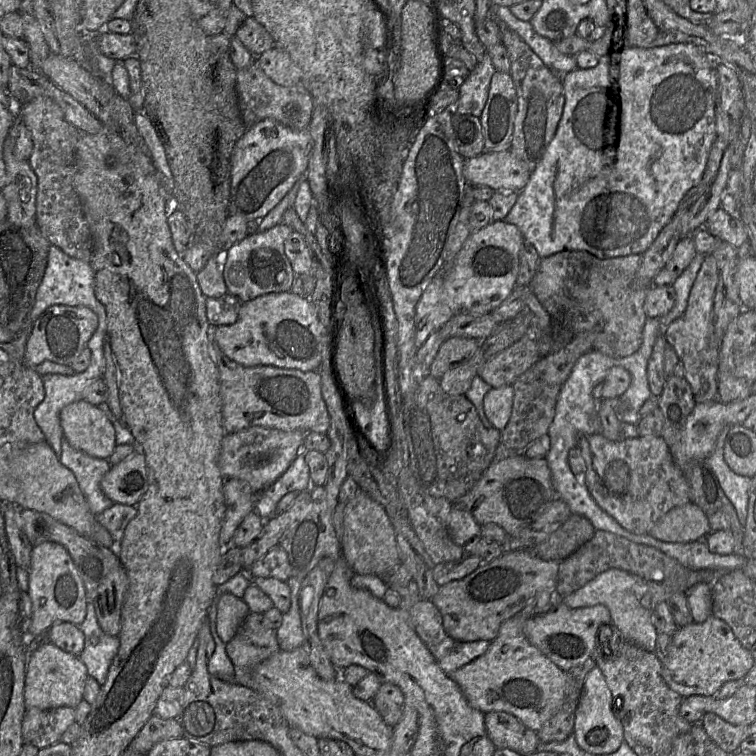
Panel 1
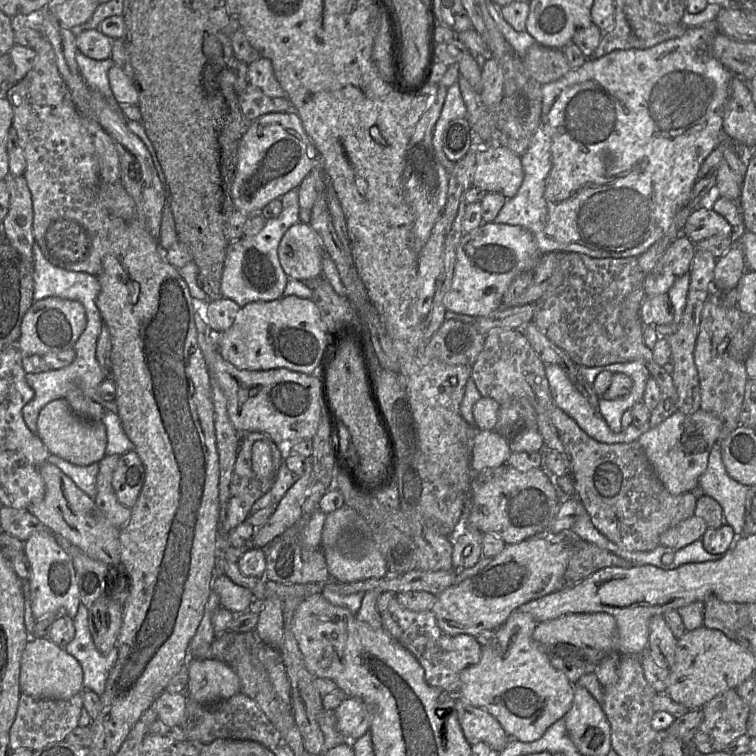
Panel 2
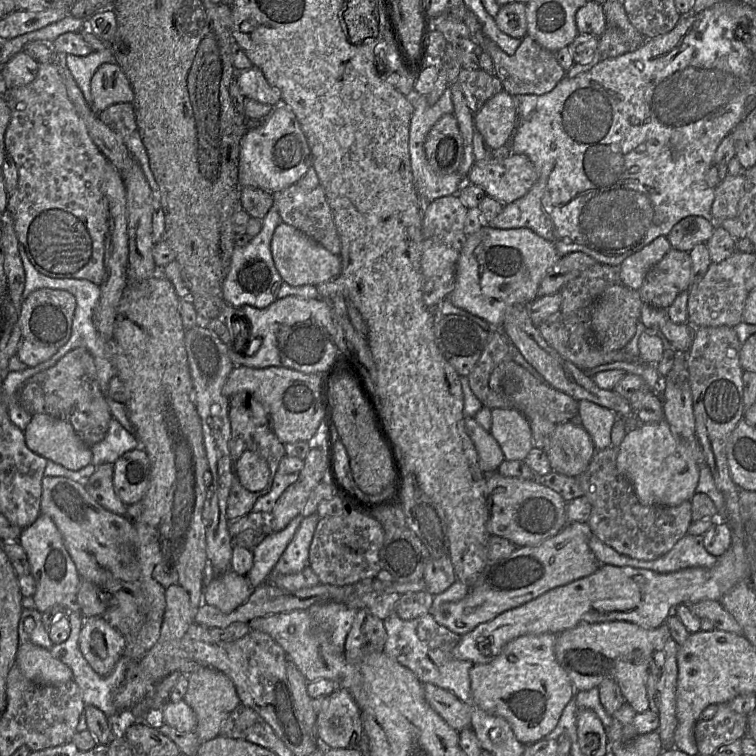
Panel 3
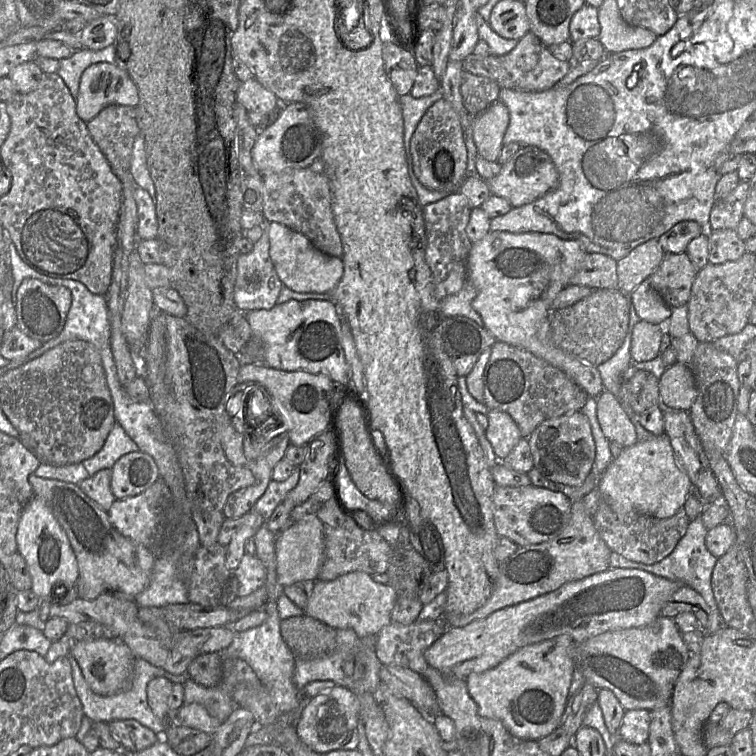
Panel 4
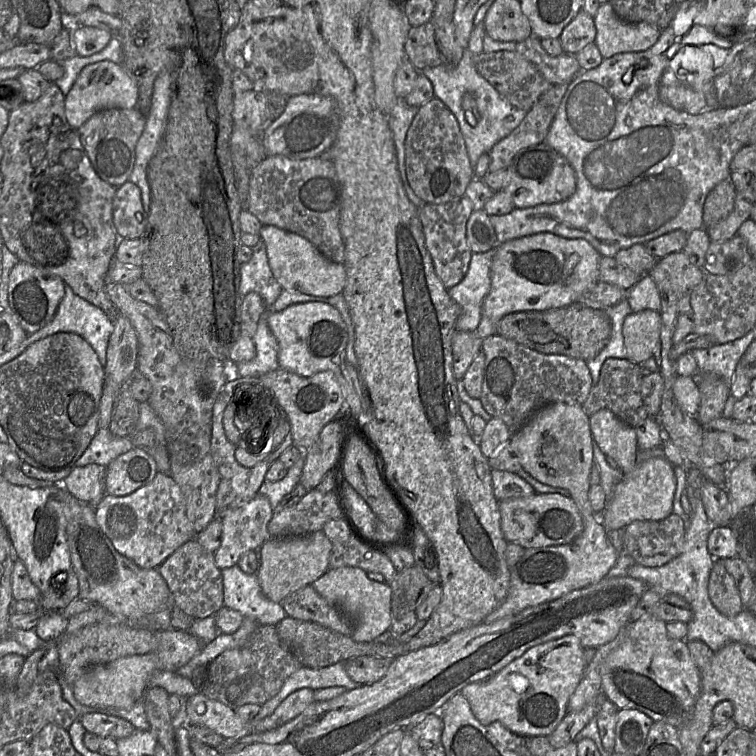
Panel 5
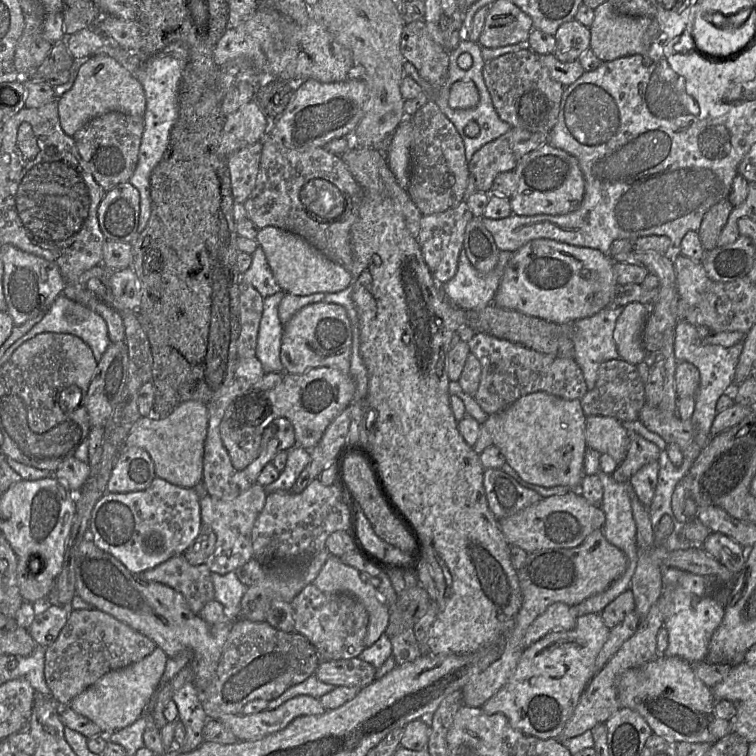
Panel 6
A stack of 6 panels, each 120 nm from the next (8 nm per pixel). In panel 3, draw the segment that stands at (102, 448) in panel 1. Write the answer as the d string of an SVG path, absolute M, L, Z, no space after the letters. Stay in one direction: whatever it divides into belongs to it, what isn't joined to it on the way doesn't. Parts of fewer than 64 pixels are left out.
M35 414L23 432L27 447L47 460L72 471L91 464L91 447L78 437L67 421Z

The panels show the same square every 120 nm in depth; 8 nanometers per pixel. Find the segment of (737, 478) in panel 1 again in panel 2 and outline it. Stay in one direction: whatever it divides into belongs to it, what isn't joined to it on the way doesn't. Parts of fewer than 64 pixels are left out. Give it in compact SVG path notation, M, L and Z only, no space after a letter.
M721 444L713 445L707 468L699 480L699 489L718 501L723 509L725 523L734 529L736 535L742 535L750 487L729 476L722 461Z

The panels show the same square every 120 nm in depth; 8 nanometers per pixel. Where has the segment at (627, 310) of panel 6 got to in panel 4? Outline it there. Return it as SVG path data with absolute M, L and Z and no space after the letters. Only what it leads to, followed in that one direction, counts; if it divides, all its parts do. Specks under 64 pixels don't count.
M640 320L632 330L631 356L635 362L650 361L660 355L664 325Z

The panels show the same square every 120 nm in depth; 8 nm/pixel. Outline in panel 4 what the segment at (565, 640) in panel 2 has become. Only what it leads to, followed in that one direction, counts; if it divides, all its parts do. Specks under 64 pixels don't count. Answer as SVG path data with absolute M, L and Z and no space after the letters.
M659 616L645 627L612 630L593 636L575 644L574 664L582 672L585 681L597 689L609 689L618 698L625 710L646 709L652 711L665 706L671 707L671 698L677 679L691 656L683 641L681 631L668 617Z

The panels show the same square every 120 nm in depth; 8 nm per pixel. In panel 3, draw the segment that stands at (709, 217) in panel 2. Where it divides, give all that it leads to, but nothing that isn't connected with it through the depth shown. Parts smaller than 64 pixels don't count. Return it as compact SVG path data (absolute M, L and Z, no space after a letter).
M687 216L676 223L667 239L671 248L690 252L699 243L706 243L713 235L716 224L702 216Z

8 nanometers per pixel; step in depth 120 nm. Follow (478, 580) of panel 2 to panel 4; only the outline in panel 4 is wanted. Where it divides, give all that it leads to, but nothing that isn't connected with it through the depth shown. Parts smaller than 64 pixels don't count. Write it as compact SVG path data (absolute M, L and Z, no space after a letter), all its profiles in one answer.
M577 500L572 503L568 525L557 537L540 544L519 547L508 558L498 562L494 587L487 601L470 614L451 616L447 625L463 627L499 609L552 592L567 582L605 571L610 568L611 552L599 535L593 517L585 511L582 500Z

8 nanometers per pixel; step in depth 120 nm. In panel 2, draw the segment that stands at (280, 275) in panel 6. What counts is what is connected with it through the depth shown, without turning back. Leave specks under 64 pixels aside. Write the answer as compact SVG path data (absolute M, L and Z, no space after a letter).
M306 223L292 225L283 235L278 257L285 274L305 281L322 275L324 248L314 229Z

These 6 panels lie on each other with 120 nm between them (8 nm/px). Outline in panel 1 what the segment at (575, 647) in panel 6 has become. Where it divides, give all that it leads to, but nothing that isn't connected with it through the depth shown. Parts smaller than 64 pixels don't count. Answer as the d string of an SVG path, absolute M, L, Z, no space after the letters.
M548 586L539 591L521 611L501 624L497 636L490 642L489 648L483 655L449 675L459 685L472 708L483 713L509 713L536 732L561 708L568 694L569 676L566 671L560 669L528 641L523 629L528 618L548 610L549 605L552 605L556 599L558 599L558 594L555 586Z

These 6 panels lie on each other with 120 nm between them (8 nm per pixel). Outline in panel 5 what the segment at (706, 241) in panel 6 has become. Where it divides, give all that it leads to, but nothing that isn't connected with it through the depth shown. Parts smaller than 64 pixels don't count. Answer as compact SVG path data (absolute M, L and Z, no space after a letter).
M730 179L718 183L707 195L703 208L703 229L724 220L733 210L737 191Z

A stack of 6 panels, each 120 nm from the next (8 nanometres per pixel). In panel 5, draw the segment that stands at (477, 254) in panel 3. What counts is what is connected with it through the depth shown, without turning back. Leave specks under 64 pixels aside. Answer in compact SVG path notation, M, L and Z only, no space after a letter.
M538 233L498 244L495 250L490 289L482 304L481 321L474 331L482 339L495 335L497 323L507 314L579 304L580 297L599 282L601 255L583 239Z

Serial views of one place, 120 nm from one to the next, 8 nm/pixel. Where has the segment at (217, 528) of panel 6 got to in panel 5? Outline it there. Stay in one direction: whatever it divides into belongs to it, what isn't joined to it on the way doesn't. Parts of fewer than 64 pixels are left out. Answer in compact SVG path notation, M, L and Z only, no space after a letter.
M257 494L242 506L219 512L216 518L219 518L222 523L222 539L219 548L214 553L216 566L221 570L230 568L236 565L247 551L261 547L269 539L267 526L272 514L269 500L261 494Z

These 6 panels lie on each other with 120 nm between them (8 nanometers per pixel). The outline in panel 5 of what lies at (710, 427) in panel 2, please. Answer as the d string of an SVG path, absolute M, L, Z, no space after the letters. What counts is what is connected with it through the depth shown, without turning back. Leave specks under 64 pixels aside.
M655 457L641 462L615 486L599 520L607 531L623 529L638 520L663 520L673 513L676 483L674 466L666 458Z

